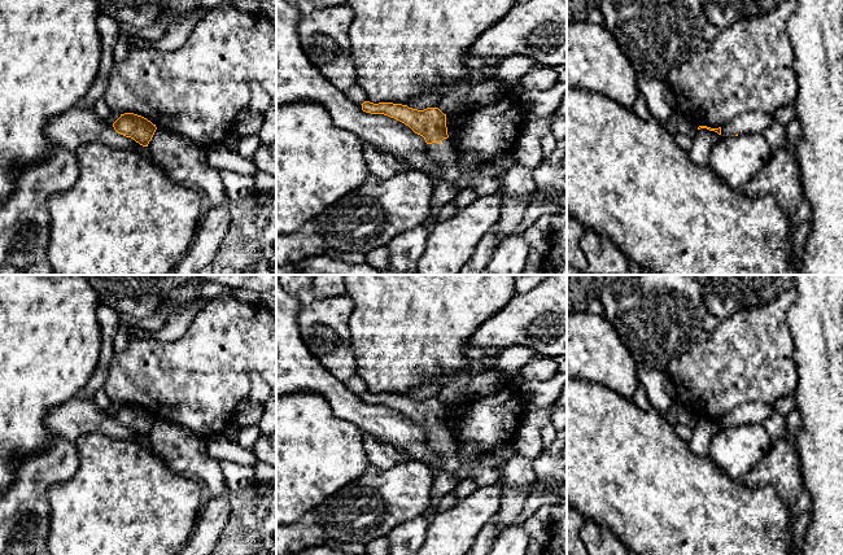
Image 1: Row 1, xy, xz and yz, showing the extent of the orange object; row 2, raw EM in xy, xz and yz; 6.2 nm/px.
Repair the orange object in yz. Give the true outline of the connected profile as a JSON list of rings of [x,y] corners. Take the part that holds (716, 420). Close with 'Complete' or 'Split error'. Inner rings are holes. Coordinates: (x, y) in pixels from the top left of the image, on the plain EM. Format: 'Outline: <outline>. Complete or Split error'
Outline: [[[750,402],[737,407],[722,418],[711,419],[707,416],[699,416],[698,420],[707,419],[709,421],[717,423],[722,428],[728,428],[734,427],[737,424],[763,424],[763,421],[766,420],[772,414],[772,406],[757,402]]]. Split error

